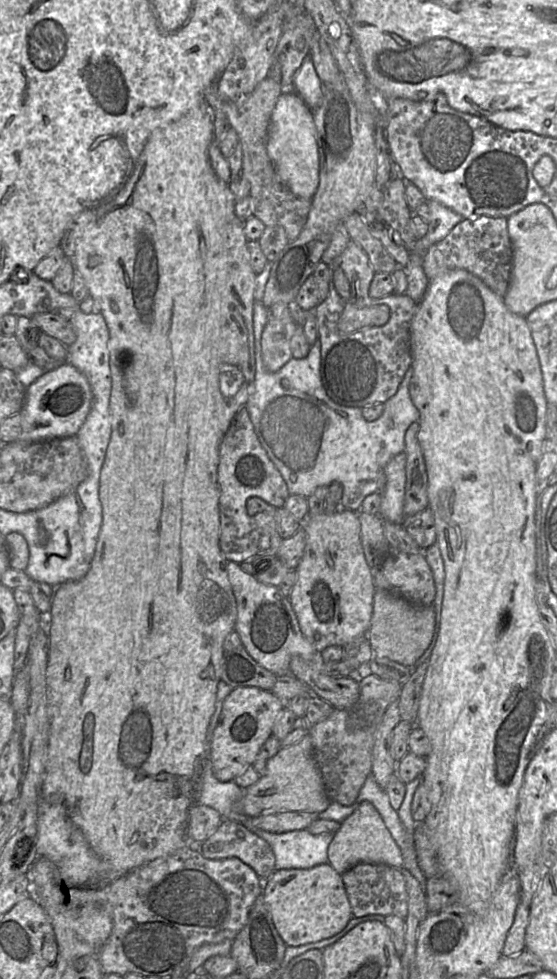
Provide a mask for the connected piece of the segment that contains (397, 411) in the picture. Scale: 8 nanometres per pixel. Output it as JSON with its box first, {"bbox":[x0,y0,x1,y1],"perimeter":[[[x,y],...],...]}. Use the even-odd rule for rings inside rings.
{"bbox":[246,340,420,511],"perimeter":[[[317,340],[313,345],[311,345],[310,351],[305,358],[296,359],[292,357],[279,371],[275,373],[268,372],[265,368],[262,357],[255,357],[256,359],[256,372],[255,372],[255,380],[254,380],[254,390],[250,395],[248,401],[246,402],[246,407],[250,415],[250,419],[253,423],[255,432],[257,437],[260,441],[260,444],[266,451],[269,459],[273,462],[275,467],[281,473],[283,479],[286,482],[288,487],[288,492],[290,495],[303,495],[308,498],[313,492],[316,490],[317,487],[327,485],[329,486],[333,482],[340,482],[343,486],[343,494],[341,499],[341,505],[344,508],[351,509],[354,511],[361,510],[361,505],[364,498],[374,492],[379,492],[380,495],[382,493],[382,478],[384,474],[384,470],[388,462],[397,454],[404,452],[405,450],[405,432],[407,428],[413,423],[418,422],[420,413],[418,409],[413,404],[410,393],[409,393],[409,385],[410,380],[413,375],[413,368],[412,366],[407,370],[405,373],[397,392],[394,396],[388,399],[384,404],[384,410],[382,415],[374,420],[374,421],[367,421],[364,419],[362,415],[362,408],[353,408],[353,407],[346,407],[336,404],[332,401],[329,396],[327,395],[323,384],[321,382],[320,377],[320,350],[321,344],[319,340]]]}

